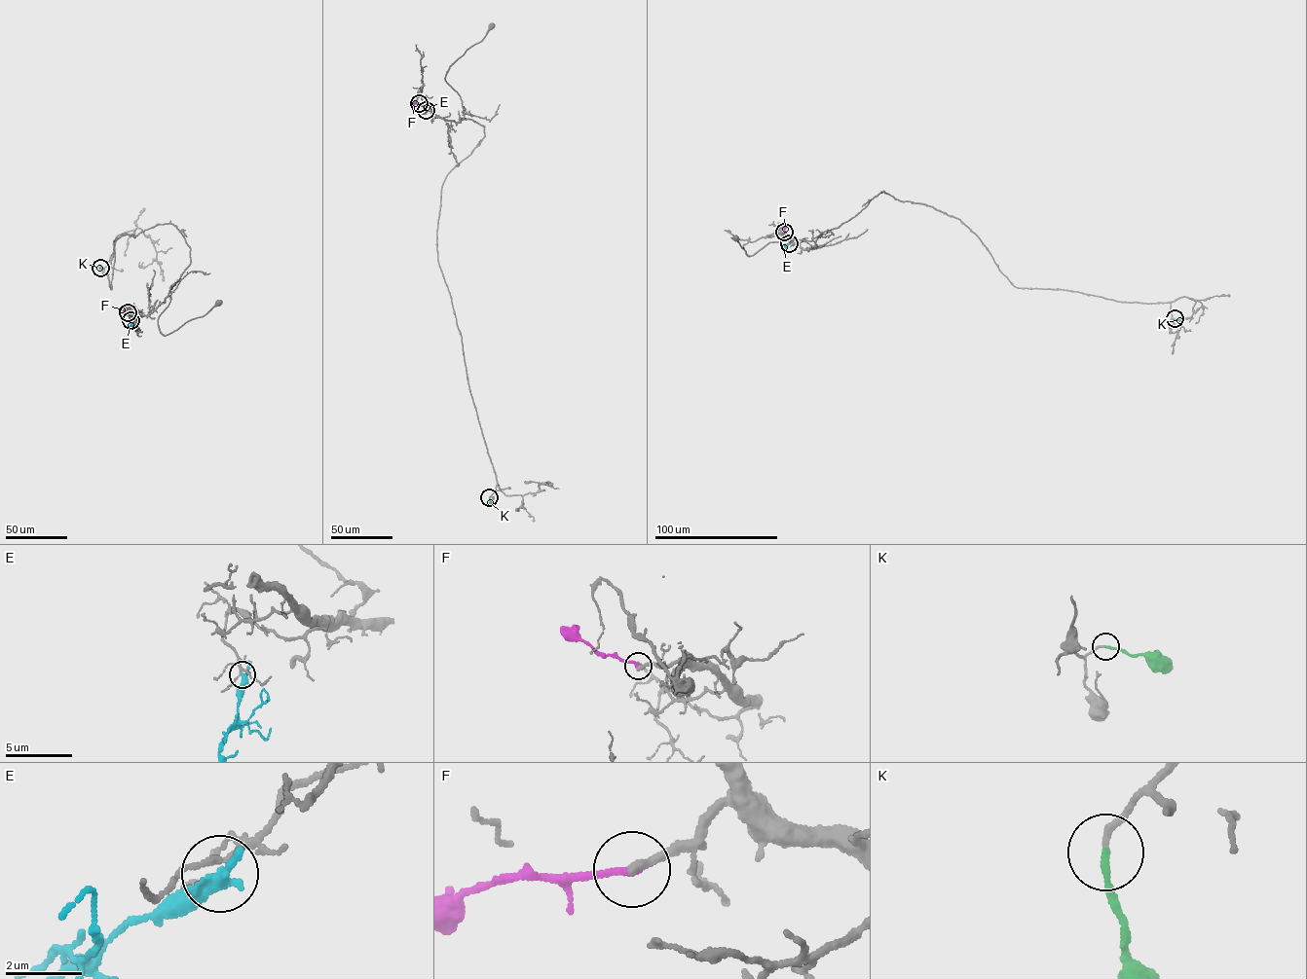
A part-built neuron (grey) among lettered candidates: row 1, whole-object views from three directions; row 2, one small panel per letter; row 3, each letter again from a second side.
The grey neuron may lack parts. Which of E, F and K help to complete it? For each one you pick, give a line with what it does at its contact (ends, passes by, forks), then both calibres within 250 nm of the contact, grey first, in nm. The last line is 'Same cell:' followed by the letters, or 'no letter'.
K: it ends; calibres 170 and 180 nm
Same cell: K

